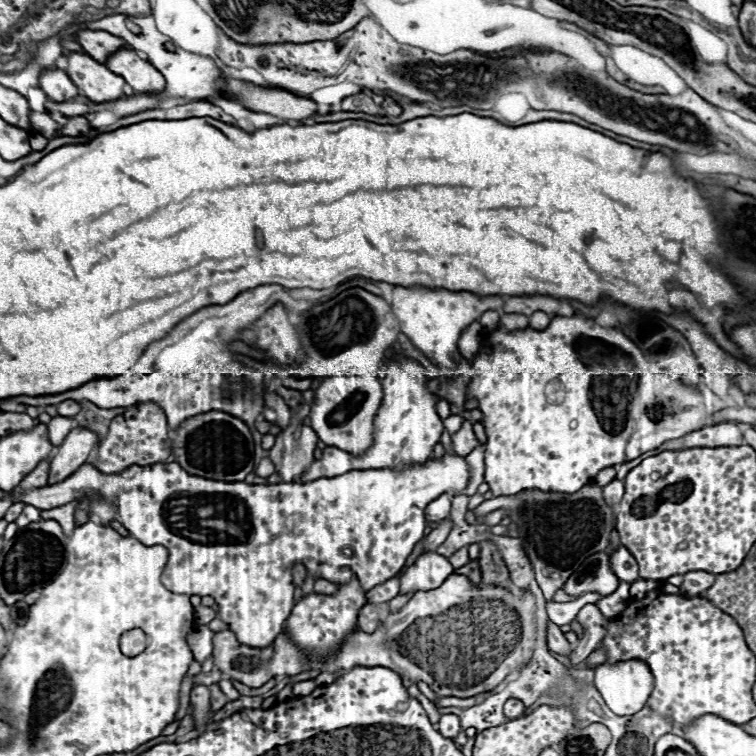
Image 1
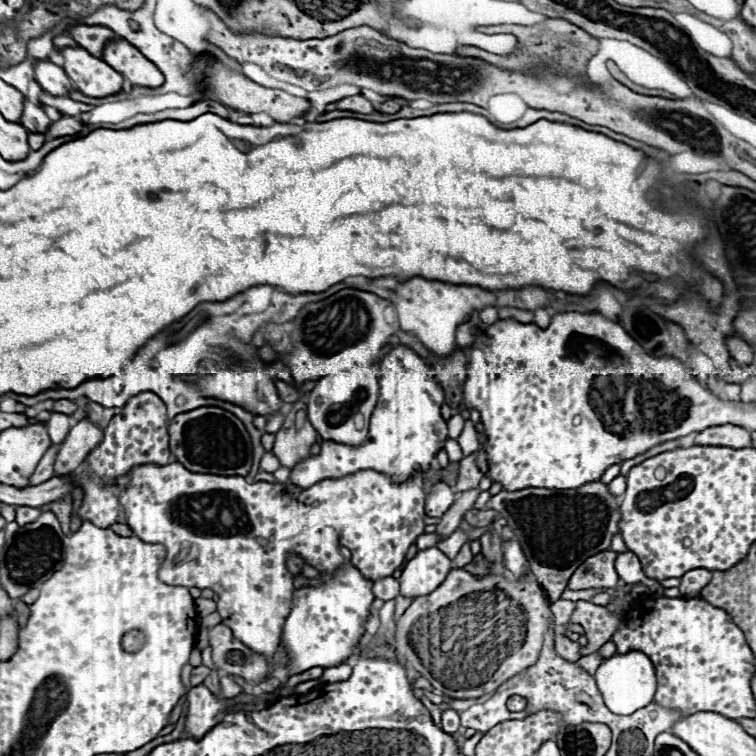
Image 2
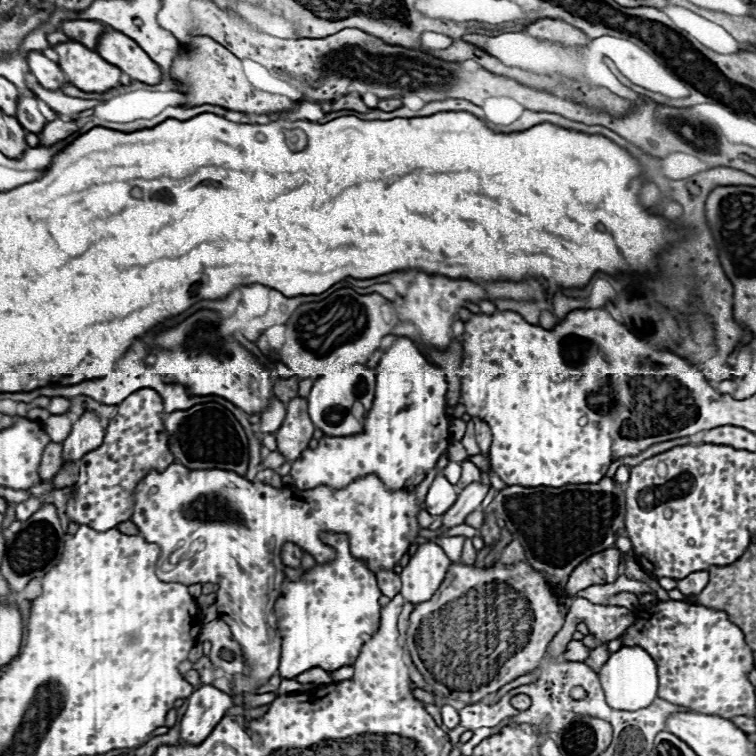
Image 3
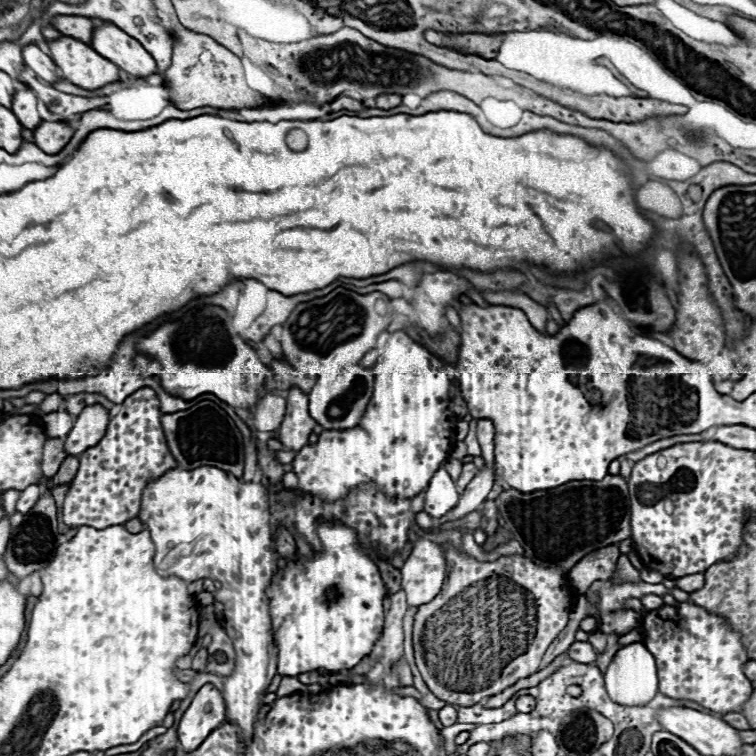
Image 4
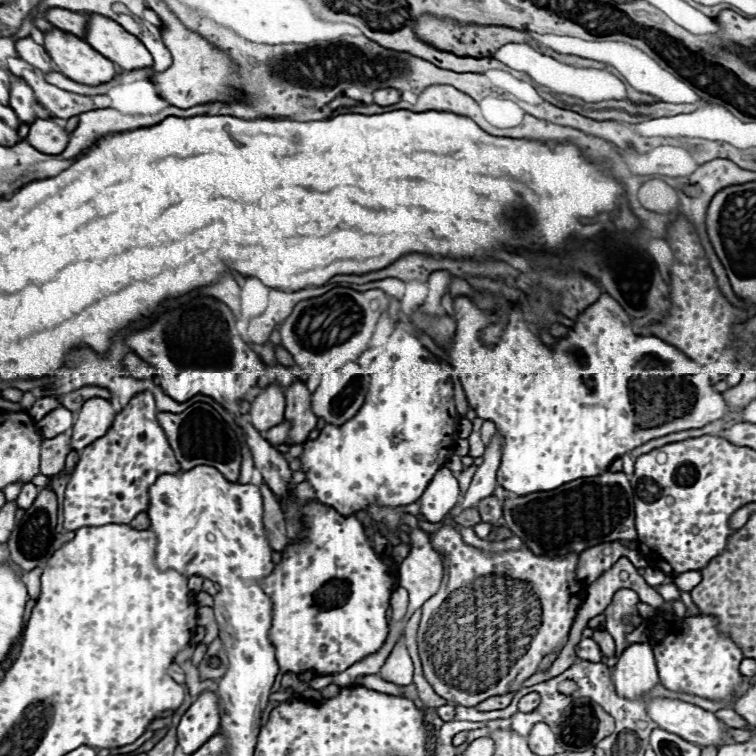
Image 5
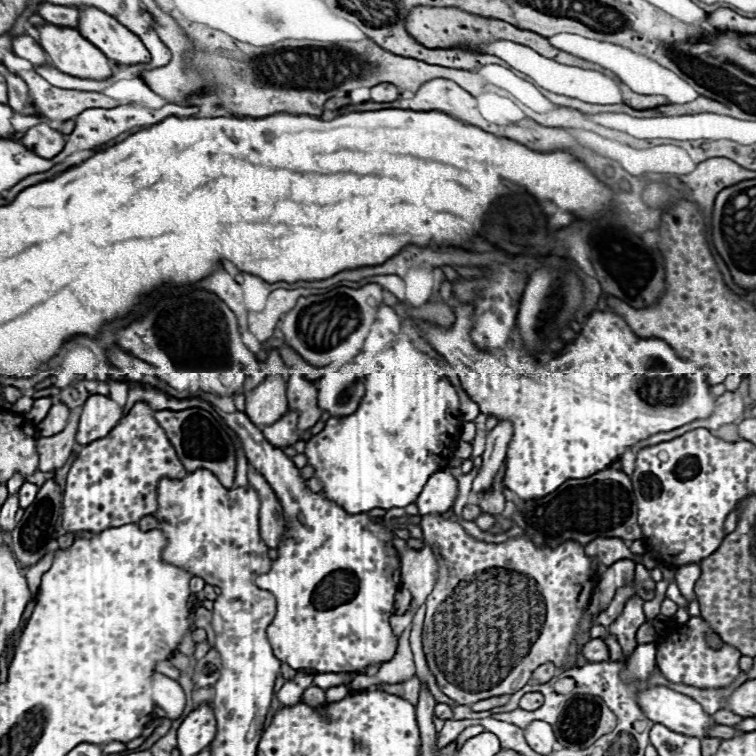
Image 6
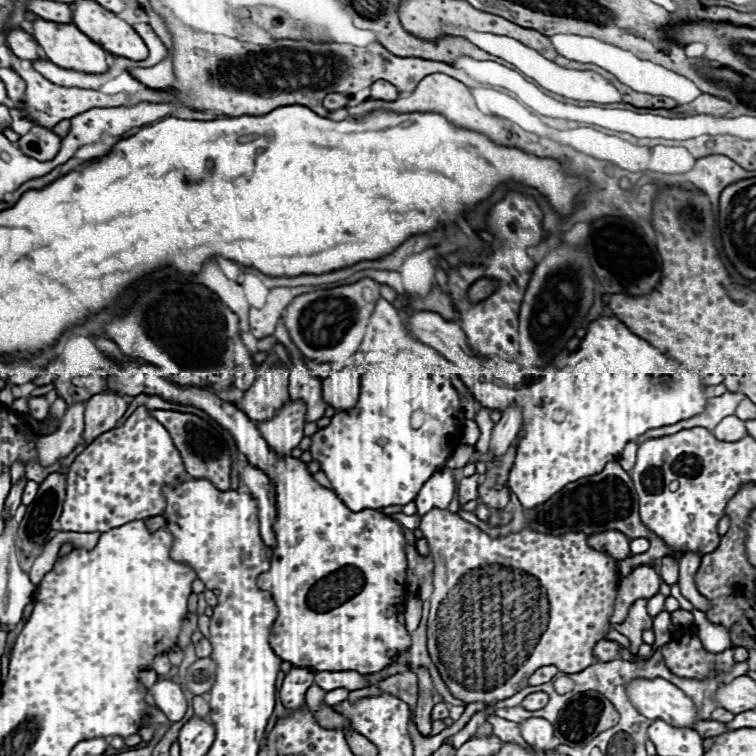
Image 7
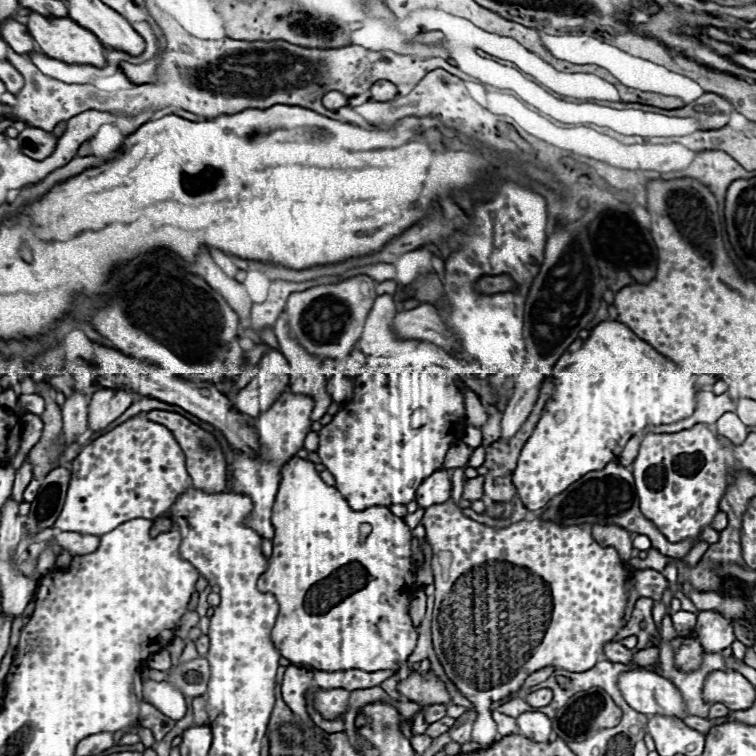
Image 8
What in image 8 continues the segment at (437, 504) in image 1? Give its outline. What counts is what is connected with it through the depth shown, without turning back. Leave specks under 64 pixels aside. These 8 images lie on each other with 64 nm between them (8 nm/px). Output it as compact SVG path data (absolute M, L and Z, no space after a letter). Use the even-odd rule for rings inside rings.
M438 470L432 476L428 476L416 492L416 502L420 508L428 508L430 504L442 504L450 498L452 492L452 482L450 482L450 472L448 470Z

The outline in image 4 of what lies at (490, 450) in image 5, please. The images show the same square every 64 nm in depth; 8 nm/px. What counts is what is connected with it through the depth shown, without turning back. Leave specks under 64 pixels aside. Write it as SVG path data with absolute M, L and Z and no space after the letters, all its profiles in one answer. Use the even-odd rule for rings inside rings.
M482 466L474 476L474 480L466 486L464 494L460 496L460 502L452 508L452 520L478 510L482 502L488 498L488 494L492 492L492 486L494 486L494 468Z

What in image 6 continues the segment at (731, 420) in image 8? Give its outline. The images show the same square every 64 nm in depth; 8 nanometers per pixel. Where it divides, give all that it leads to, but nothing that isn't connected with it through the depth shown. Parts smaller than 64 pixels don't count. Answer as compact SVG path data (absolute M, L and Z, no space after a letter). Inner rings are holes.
M724 424L722 428L718 428L716 432L714 432L718 438L722 438L722 440L726 440L726 442L736 442L740 436L738 436L738 424Z

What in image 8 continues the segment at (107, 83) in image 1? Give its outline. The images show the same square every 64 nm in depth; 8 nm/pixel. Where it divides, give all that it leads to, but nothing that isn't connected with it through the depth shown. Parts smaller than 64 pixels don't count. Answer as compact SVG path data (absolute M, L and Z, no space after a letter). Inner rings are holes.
M30 10L30 14L28 14L28 32L38 42L38 46L42 48L42 52L46 56L52 56L52 58L68 62L68 64L106 66L100 40L90 30L82 28L80 24L76 24L70 18L50 18L50 16L42 16L42 14Z

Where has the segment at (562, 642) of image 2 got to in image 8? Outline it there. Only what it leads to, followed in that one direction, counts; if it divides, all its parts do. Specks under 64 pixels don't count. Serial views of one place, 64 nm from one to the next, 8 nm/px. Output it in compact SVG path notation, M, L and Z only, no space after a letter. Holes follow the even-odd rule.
M610 642L610 644L604 646L604 656L608 660L614 660L614 662L630 664L630 660L632 660L634 654L636 654L636 650L630 650L624 644L620 644L620 642Z

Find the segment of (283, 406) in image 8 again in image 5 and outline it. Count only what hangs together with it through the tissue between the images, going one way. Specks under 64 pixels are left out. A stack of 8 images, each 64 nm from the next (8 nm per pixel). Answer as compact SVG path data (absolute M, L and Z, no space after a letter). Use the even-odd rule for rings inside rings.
M284 420L284 422L280 422L278 426L272 426L270 430L266 430L266 432L264 432L264 438L266 438L270 444L278 446L278 444L286 444L286 442L290 442L288 432L290 432L290 422ZM258 484L262 498L264 498L264 528L268 534L268 542L272 550L282 552L288 546L288 536L286 536L286 522L284 522L284 512L280 508L280 502L272 494L272 490L266 484Z

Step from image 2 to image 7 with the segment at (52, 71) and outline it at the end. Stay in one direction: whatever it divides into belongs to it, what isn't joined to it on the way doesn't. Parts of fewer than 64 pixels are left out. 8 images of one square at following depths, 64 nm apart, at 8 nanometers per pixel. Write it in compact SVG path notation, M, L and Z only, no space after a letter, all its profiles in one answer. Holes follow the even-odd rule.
M10 28L6 30L6 44L18 58L26 60L36 60L38 58L38 44L36 40L24 32L22 28Z

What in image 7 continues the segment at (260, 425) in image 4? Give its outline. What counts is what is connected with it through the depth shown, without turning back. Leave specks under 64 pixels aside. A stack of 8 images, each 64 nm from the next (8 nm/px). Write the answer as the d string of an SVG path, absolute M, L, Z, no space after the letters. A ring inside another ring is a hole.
M276 360L266 370L260 370L254 384L244 392L238 408L254 422L268 420L288 400L290 370Z

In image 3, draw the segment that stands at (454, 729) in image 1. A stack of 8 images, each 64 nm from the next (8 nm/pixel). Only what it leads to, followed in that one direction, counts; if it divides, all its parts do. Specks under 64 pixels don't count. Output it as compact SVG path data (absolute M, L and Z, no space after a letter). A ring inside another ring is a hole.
M442 706L440 708L440 712L442 712L442 722L444 722L444 728L454 728L454 726L458 726L458 710L454 710L452 706Z

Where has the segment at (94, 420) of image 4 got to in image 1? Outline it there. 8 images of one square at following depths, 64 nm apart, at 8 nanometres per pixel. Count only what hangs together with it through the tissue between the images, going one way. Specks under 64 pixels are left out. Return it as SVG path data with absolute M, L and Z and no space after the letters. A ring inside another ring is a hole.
M74 428L66 440L58 446L58 454L52 458L50 464L50 478L48 482L58 482L76 472L82 464L86 464L88 454L98 444L98 434L88 428Z

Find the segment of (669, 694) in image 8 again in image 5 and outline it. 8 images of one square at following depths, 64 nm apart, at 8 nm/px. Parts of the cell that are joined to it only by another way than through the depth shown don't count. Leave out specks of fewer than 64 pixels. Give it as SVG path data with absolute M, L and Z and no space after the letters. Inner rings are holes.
M648 698L648 716L668 732L682 736L698 746L706 744L730 744L732 738L726 734L726 726L712 714L694 706L690 702L682 702L678 698Z

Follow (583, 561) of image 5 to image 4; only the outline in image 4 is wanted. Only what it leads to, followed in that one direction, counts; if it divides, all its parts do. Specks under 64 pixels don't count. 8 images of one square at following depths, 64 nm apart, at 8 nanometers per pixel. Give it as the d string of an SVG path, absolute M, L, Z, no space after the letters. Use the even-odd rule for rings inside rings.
M610 544L602 550L596 550L596 552L590 552L586 554L570 572L570 584L574 588L574 592L578 594L584 594L592 582L596 580L608 580L612 578L614 570L616 570L616 560L620 558L620 550L618 546Z

